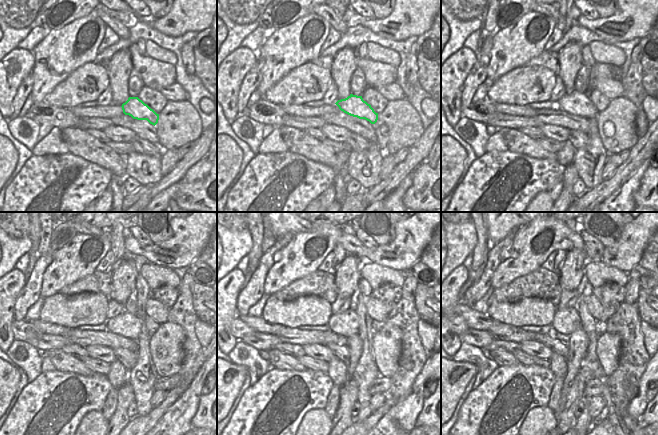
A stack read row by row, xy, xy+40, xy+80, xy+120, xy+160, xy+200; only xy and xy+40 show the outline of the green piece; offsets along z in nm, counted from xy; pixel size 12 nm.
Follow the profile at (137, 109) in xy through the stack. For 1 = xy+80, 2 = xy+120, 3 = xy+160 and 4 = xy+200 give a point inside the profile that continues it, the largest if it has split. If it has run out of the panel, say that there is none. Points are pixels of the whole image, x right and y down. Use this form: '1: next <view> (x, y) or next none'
1: next xy+80 (579, 104)
2: next xy+120 (125, 324)
3: next xy+160 (346, 324)
4: next xy+200 (566, 321)

